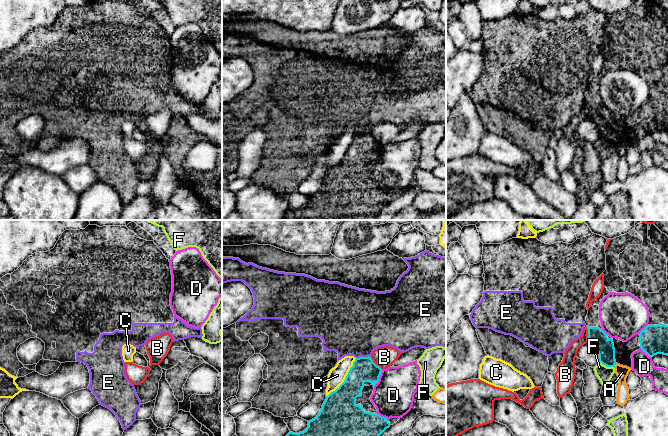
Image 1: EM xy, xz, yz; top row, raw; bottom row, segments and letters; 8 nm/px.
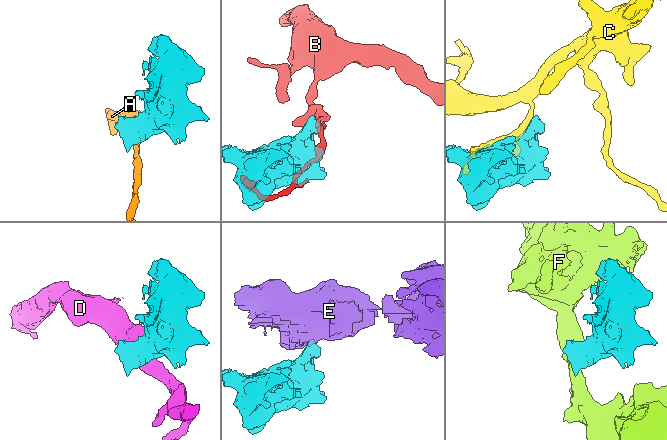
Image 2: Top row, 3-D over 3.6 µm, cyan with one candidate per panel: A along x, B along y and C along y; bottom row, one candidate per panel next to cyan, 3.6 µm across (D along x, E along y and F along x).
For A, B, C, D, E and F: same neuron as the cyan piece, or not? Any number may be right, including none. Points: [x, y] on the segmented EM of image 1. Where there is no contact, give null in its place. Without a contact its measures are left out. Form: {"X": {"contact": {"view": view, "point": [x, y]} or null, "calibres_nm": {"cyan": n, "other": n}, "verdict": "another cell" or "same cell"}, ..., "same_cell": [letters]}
{"A": {"contact": {"view": "yz", "point": [614, 365]}, "calibres_nm": {"cyan": 140, "other": 100}, "verdict": "another cell"}, "B": {"contact": {"view": "yz", "point": [588, 334]}, "calibres_nm": {"cyan": 150, "other": 100}, "verdict": "another cell"}, "C": {"contact": {"view": "xz", "point": [345, 378]}, "calibres_nm": {"cyan": 280, "other": 140}, "verdict": "another cell"}, "D": {"contact": {"view": "xz", "point": [378, 378]}, "calibres_nm": {"cyan": 190, "other": 320}, "verdict": "another cell"}, "E": {"contact": {"view": "xz", "point": [363, 357]}, "calibres_nm": {"cyan": 190, "other": 460}, "verdict": "another cell"}, "F": {"contact": {"view": "yz", "point": [607, 366]}, "calibres_nm": {"cyan": 150, "other": 120}, "verdict": "another cell"}, "same_cell": []}

